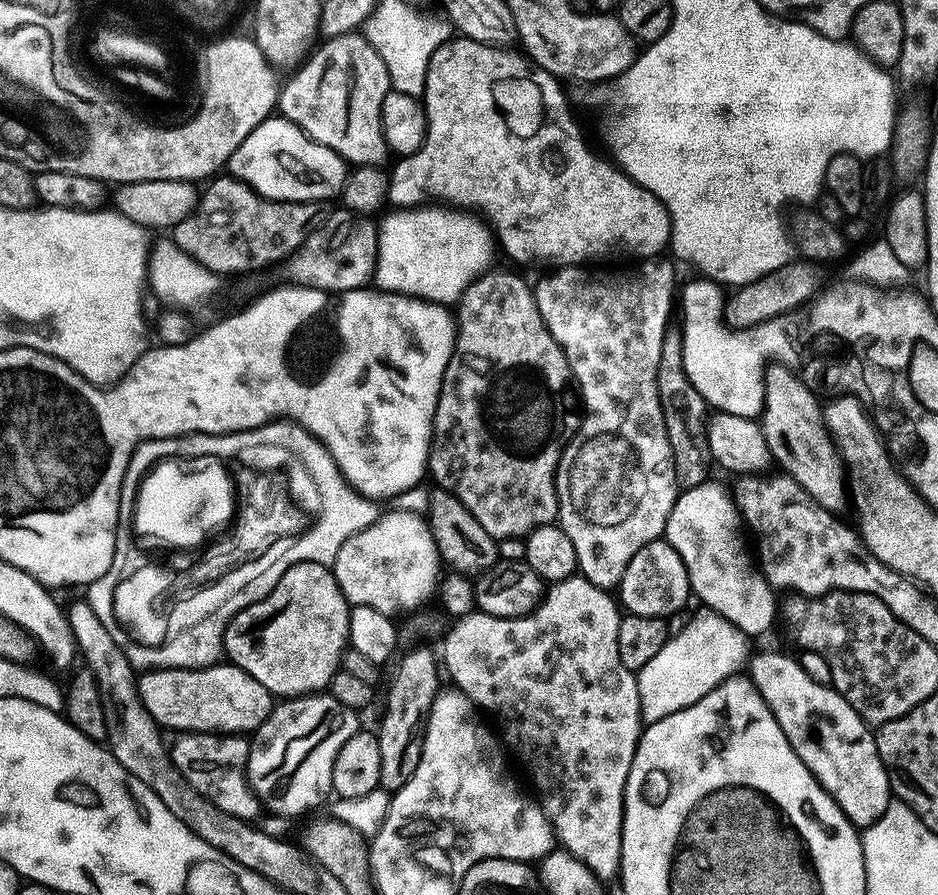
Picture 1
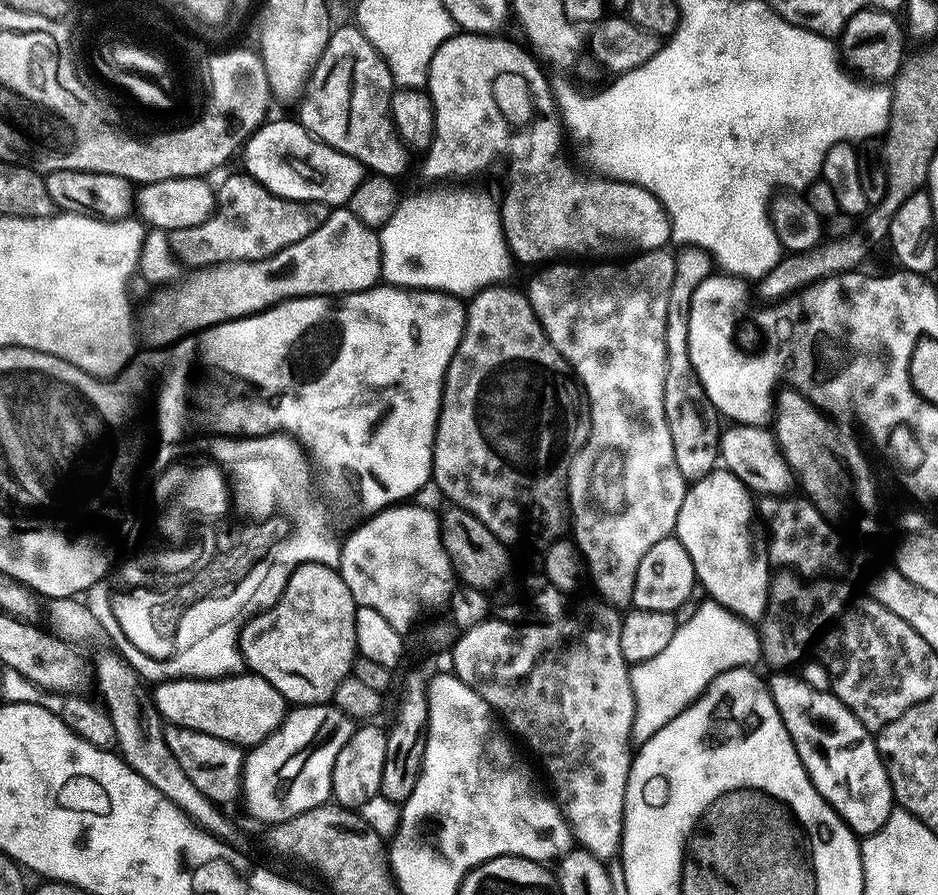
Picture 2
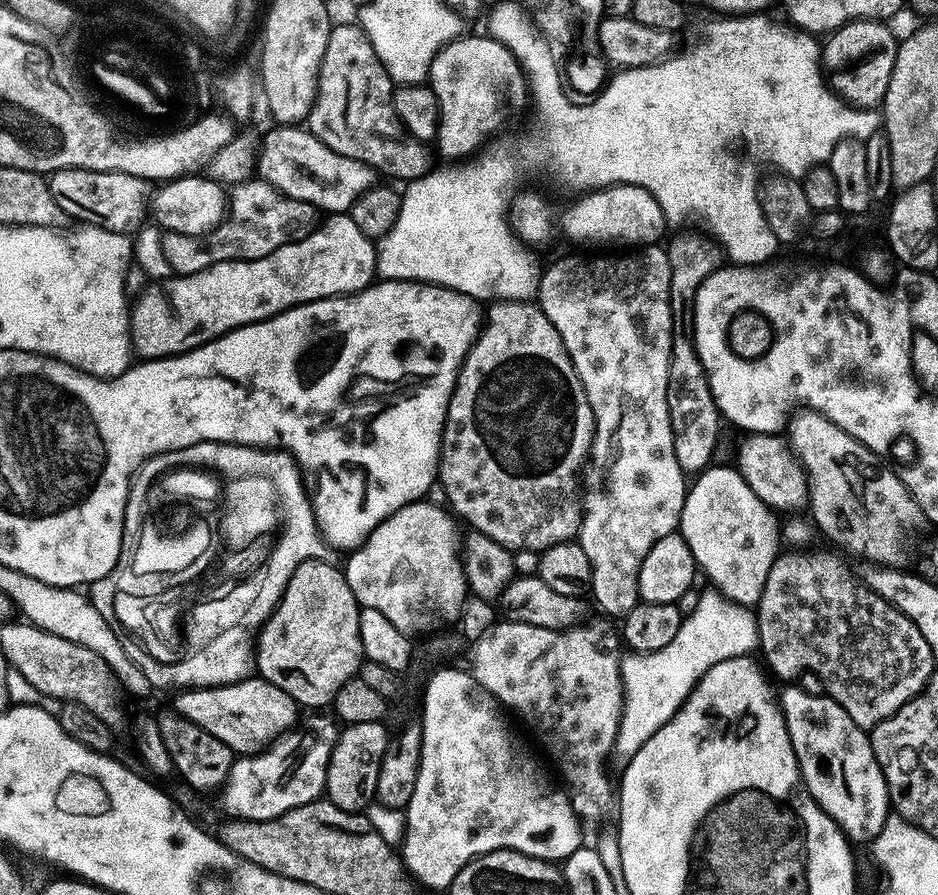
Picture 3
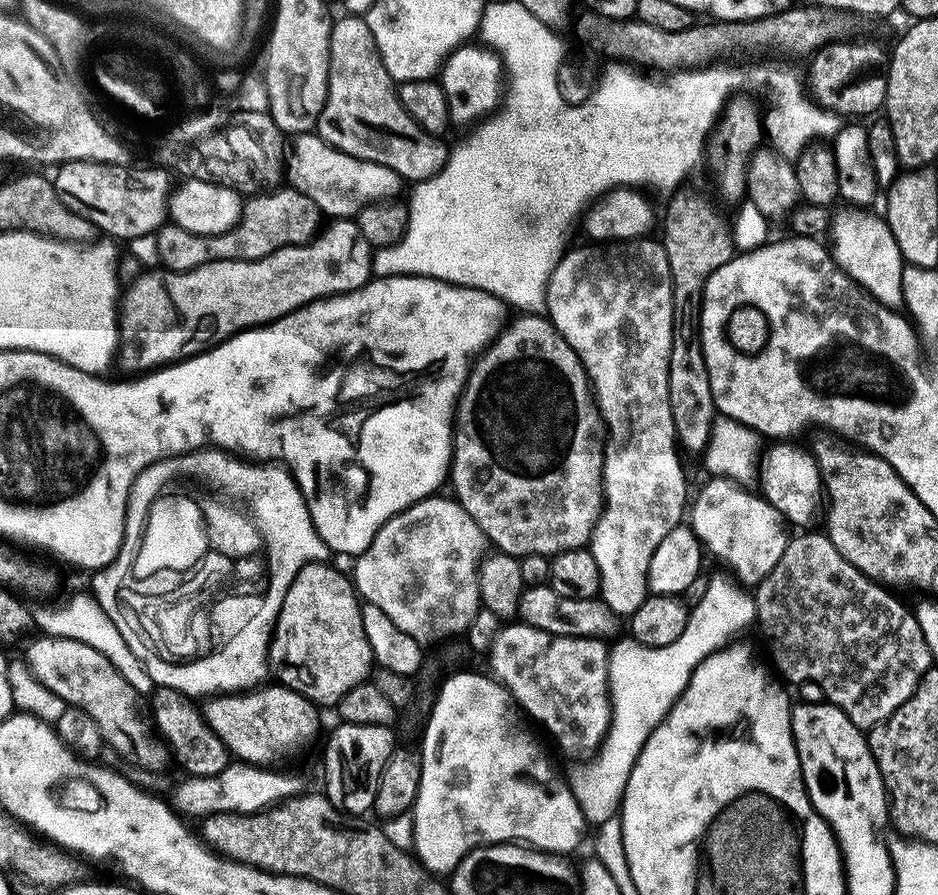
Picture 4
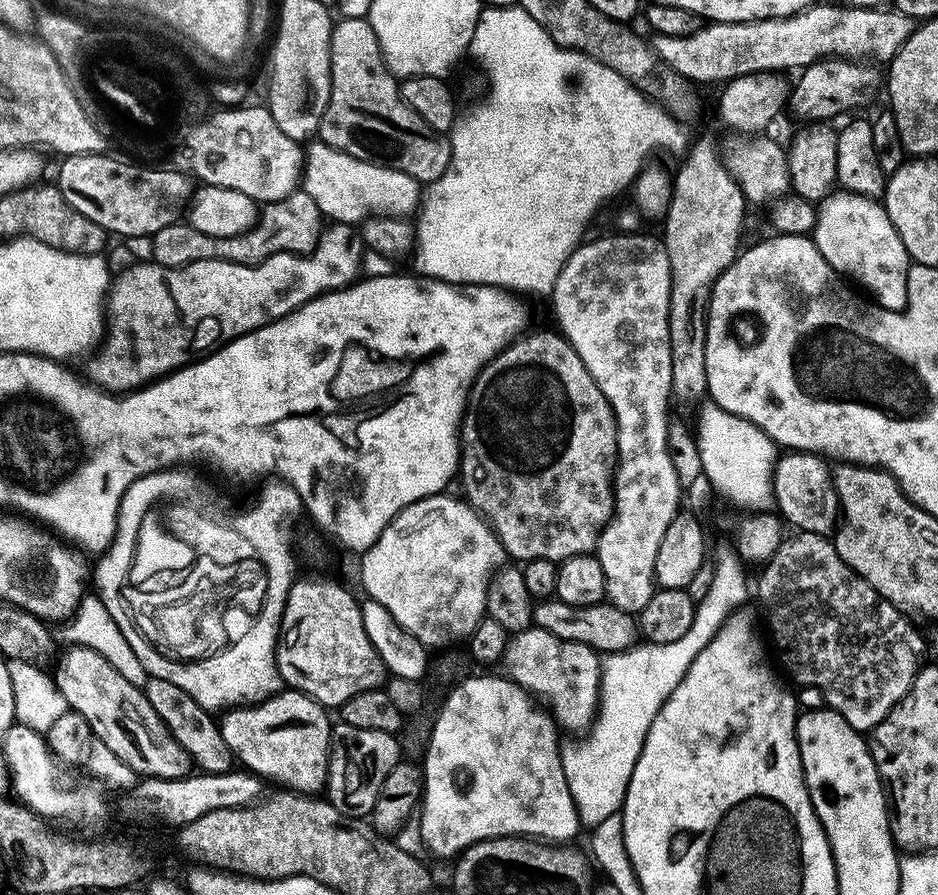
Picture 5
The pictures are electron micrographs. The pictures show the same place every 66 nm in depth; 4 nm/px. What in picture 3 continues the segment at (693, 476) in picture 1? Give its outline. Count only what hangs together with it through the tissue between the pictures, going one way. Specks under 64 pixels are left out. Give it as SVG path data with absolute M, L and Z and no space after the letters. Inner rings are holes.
M696 232L676 236L666 244L670 262L670 314L672 315L672 349L666 386L666 406L674 438L674 454L685 474L699 474L713 463L712 454L722 425L720 408L714 402L702 358L696 349L696 299L698 290L722 267L722 248L715 239L707 240Z

